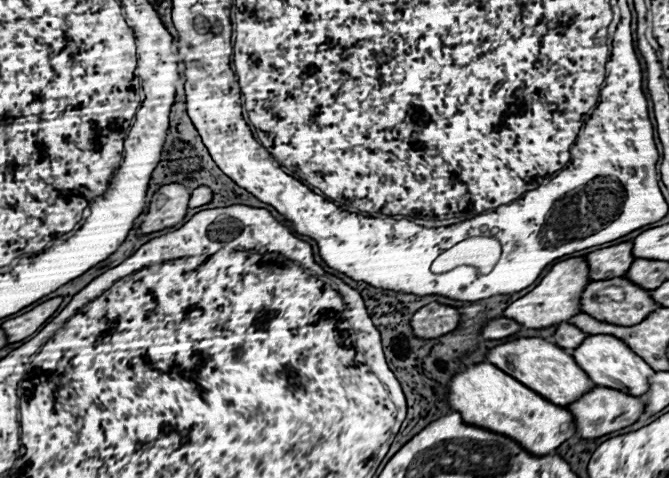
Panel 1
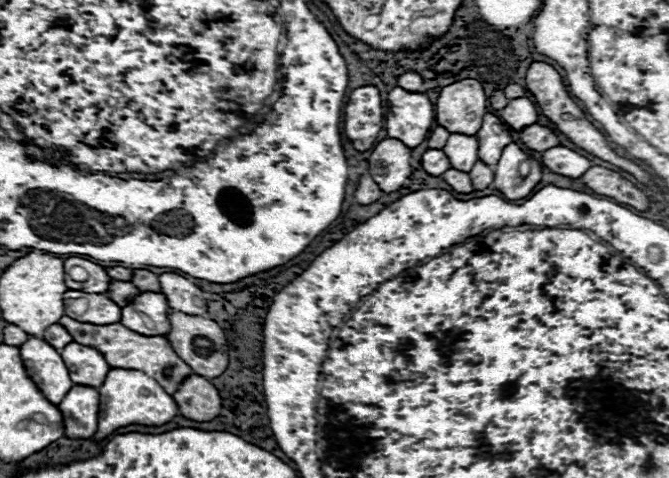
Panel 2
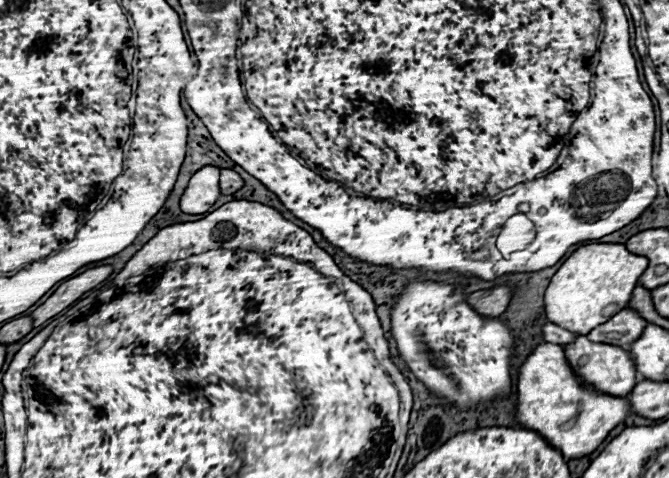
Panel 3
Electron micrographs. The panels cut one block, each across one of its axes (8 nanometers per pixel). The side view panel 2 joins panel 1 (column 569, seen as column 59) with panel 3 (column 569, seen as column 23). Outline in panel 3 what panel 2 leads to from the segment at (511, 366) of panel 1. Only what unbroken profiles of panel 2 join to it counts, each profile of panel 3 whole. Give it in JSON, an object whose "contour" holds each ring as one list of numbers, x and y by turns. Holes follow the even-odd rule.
{"contour":[[578,336,576,342,566,344,564,348,566,348,566,356,568,356,572,368,578,372,578,376,584,378,592,388,598,388,600,392,606,392,612,396,626,396,640,382,632,354,620,346,592,342,586,336]]}

